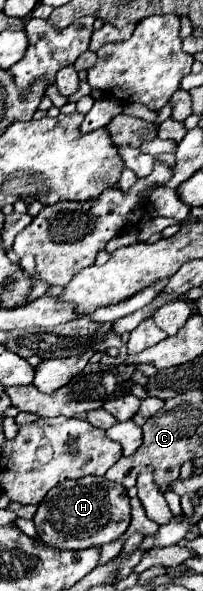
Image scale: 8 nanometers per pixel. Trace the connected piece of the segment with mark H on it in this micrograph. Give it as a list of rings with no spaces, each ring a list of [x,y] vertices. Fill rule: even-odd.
[[[86,476],[82,480],[68,480],[52,488],[46,500],[38,506],[34,516],[38,536],[48,546],[58,550],[86,550],[102,548],[120,538],[130,526],[130,498],[122,484],[114,484],[104,476]]]

